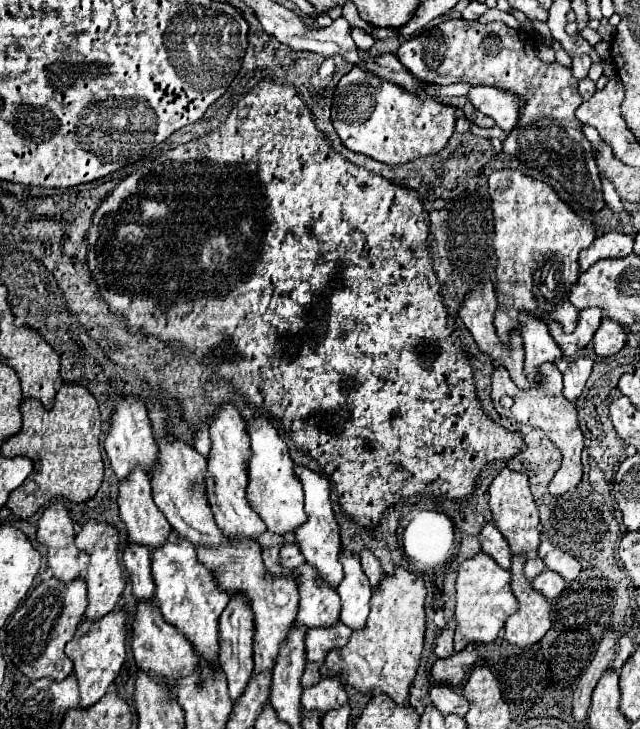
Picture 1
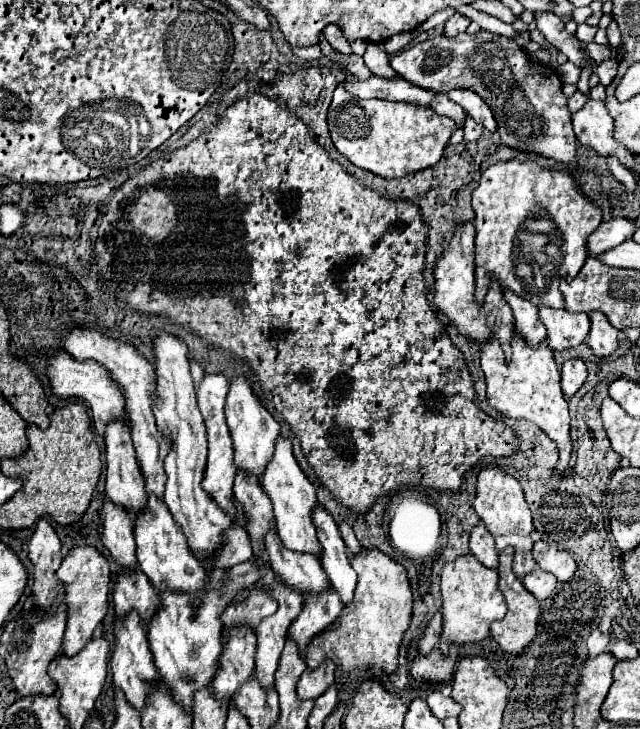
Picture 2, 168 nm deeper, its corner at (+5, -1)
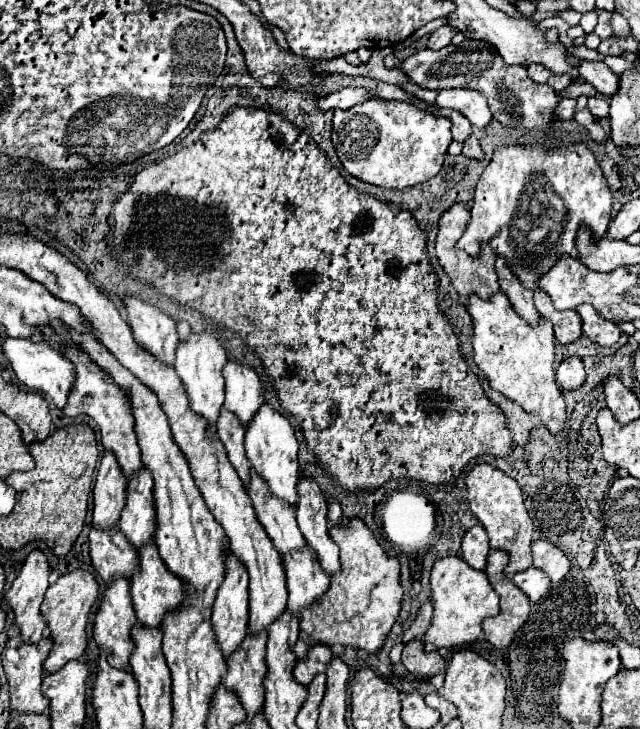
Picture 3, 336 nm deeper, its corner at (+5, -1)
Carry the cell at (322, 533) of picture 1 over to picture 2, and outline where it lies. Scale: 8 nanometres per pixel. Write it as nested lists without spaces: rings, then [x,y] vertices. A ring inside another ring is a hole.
[[[278,436],[274,444],[274,456],[270,464],[266,466],[266,472],[262,474],[262,488],[270,496],[274,504],[274,518],[276,518],[276,530],[282,538],[284,546],[294,552],[312,552],[320,554],[320,542],[316,538],[316,528],[312,524],[312,508],[316,506],[316,490],[306,478],[306,474],[300,470],[294,454],[292,454],[292,440]]]

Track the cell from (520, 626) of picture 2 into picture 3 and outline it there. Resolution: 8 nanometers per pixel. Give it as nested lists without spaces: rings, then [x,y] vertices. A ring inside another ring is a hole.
[[[490,550],[486,574],[492,588],[500,594],[500,614],[484,620],[484,634],[494,648],[508,648],[530,614],[528,596],[504,574],[506,564],[508,552]]]

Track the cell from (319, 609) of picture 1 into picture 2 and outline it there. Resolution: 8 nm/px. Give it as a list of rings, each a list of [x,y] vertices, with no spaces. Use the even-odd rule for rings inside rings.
[[[270,526],[266,538],[266,552],[270,558],[270,566],[276,576],[298,590],[300,594],[318,594],[320,590],[328,590],[330,582],[326,572],[322,570],[320,558],[310,552],[292,552],[284,548],[282,540],[276,534],[276,528]]]

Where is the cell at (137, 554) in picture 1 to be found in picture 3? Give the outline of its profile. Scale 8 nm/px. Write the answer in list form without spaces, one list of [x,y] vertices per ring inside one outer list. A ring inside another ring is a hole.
[[[106,452],[94,484],[92,526],[100,530],[112,530],[118,524],[120,512],[126,504],[126,486],[128,480],[122,476],[118,462],[114,456],[110,456],[110,452]]]

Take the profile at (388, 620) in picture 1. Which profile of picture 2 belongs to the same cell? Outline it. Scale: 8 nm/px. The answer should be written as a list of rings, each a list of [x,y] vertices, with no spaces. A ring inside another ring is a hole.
[[[362,548],[350,554],[350,564],[358,574],[354,600],[342,608],[338,620],[322,630],[304,650],[304,660],[310,670],[318,668],[324,658],[330,658],[346,672],[360,666],[378,666],[384,672],[398,668],[398,646],[412,616],[412,590],[406,568],[382,554],[378,548]]]

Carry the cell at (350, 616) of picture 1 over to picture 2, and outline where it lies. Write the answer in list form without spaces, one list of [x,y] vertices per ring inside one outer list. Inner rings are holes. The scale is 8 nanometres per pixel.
[[[322,504],[314,506],[314,526],[318,532],[318,542],[322,546],[322,552],[320,552],[322,568],[326,576],[330,576],[330,584],[340,594],[342,602],[348,604],[354,596],[356,572],[350,566],[346,544],[340,536],[338,524],[334,522],[334,518],[326,512]]]

